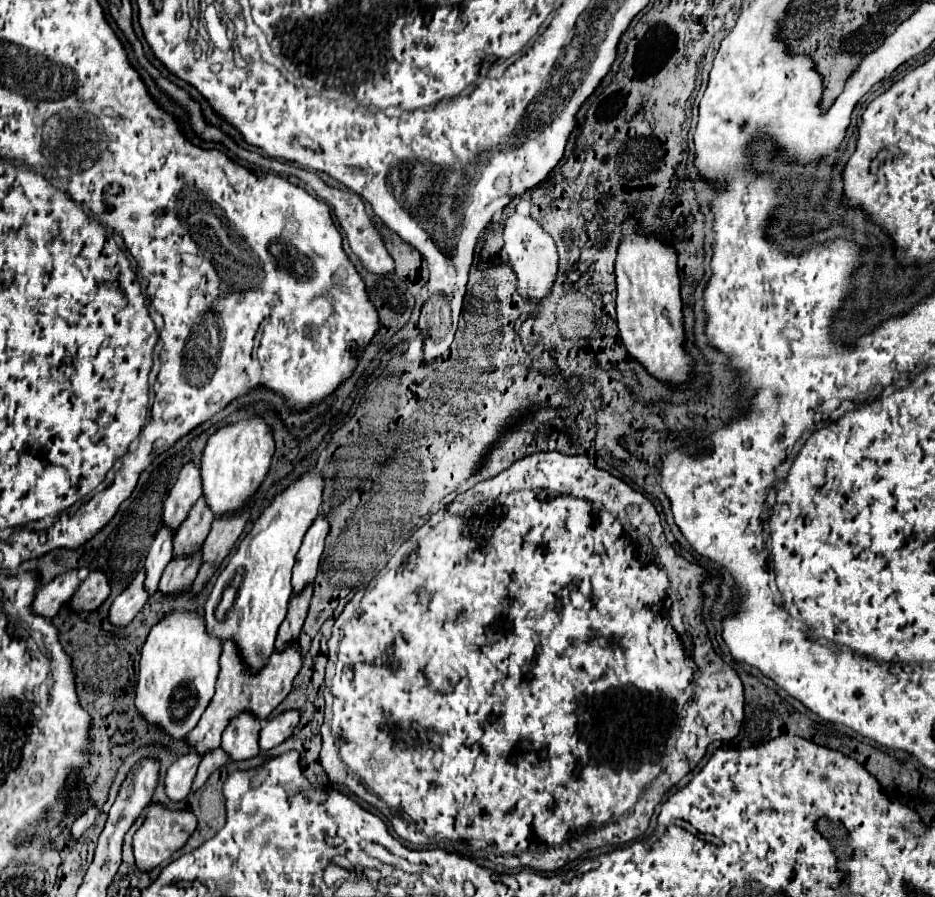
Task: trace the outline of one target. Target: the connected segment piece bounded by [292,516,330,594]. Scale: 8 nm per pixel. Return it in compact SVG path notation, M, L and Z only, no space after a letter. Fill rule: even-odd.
M318 516L316 522L306 532L300 552L296 554L294 570L292 570L292 594L300 594L300 590L304 590L304 586L314 584L322 548L324 548L324 538L326 538L328 530L330 530L328 522L322 516Z

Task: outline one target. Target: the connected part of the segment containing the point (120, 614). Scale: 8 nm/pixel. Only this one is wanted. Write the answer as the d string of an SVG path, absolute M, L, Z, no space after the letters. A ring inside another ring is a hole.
M144 570L138 572L134 576L134 580L130 582L130 586L120 596L114 598L114 602L108 610L108 622L112 626L120 626L120 628L128 626L134 620L134 616L144 608L148 594L142 588L142 584L144 584Z

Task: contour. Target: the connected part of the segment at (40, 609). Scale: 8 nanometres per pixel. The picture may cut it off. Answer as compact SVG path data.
M70 570L58 578L54 578L50 584L42 586L36 592L32 612L40 614L44 618L54 618L56 612L68 602L68 598L72 598L72 592L78 586L80 586L78 570Z

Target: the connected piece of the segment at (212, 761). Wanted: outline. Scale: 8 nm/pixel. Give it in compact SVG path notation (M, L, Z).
M214 750L210 754L206 754L198 766L198 772L196 772L196 778L192 782L192 792L196 792L198 788L202 788L208 780L208 776L214 772L214 770L220 770L224 768L224 764L228 762L228 756L224 754L224 750Z

